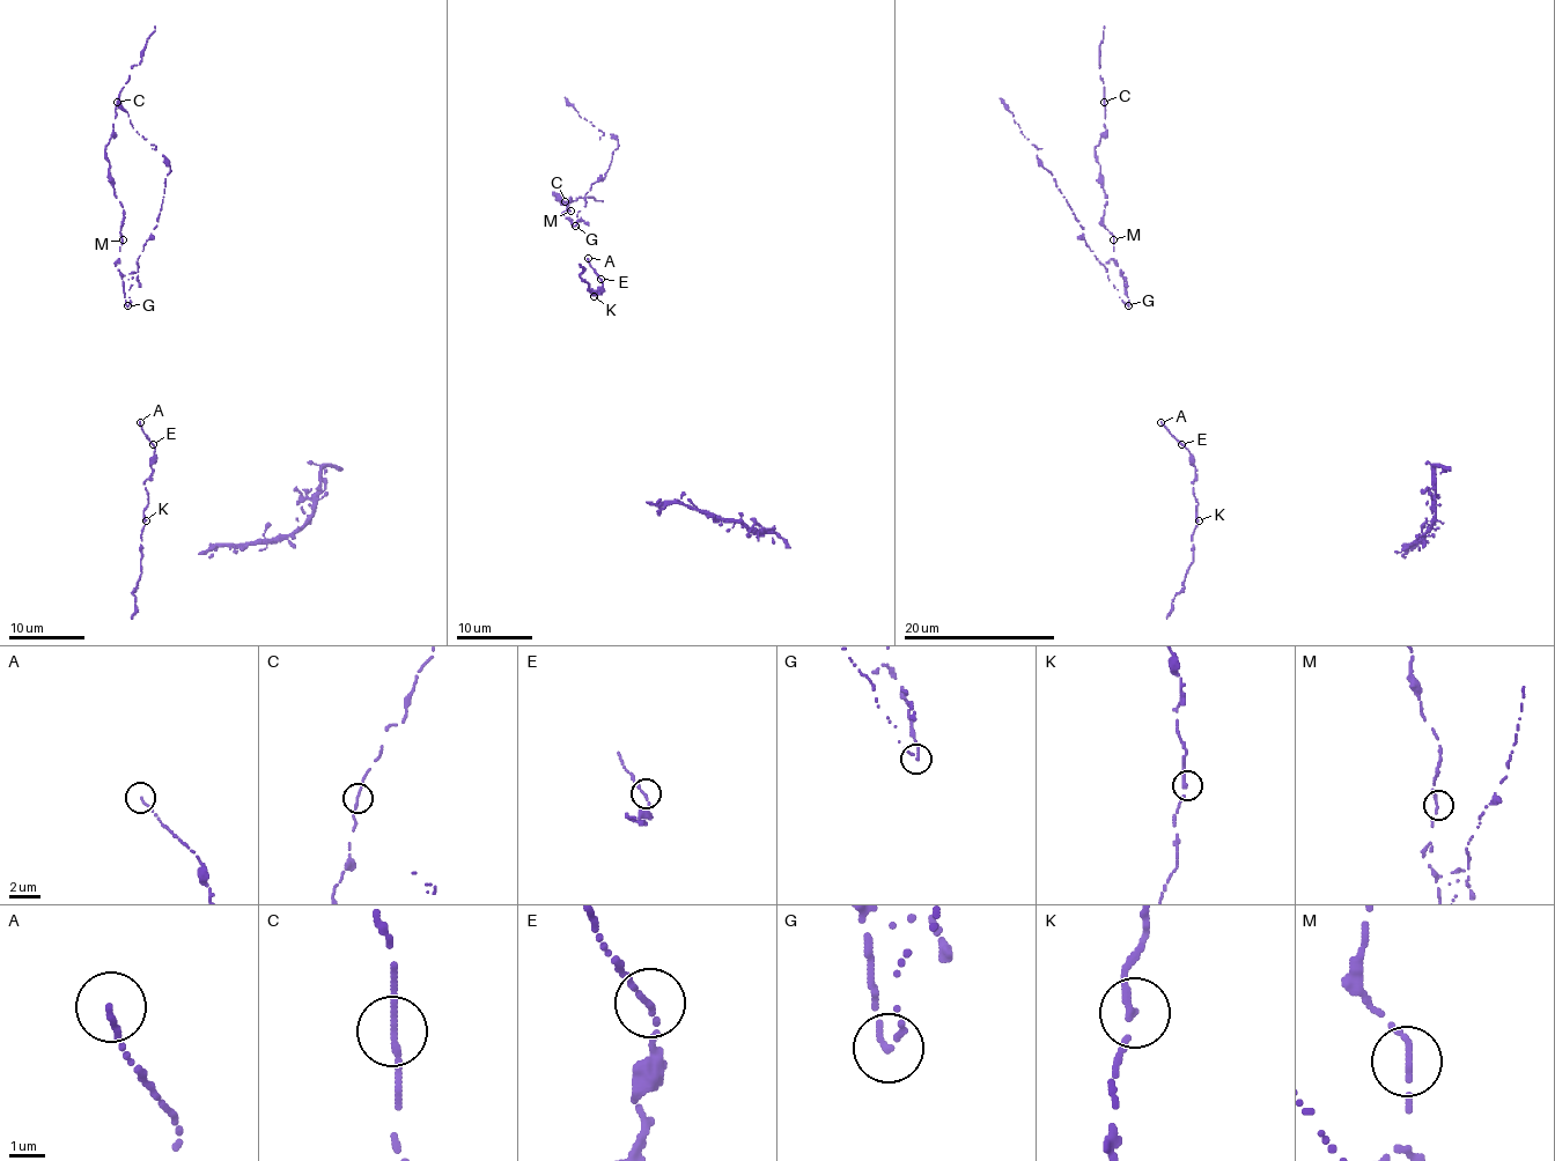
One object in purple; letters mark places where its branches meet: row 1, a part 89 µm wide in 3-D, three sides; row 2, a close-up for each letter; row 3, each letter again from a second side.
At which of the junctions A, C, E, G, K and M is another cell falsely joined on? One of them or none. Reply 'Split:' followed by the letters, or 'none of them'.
Split: G

